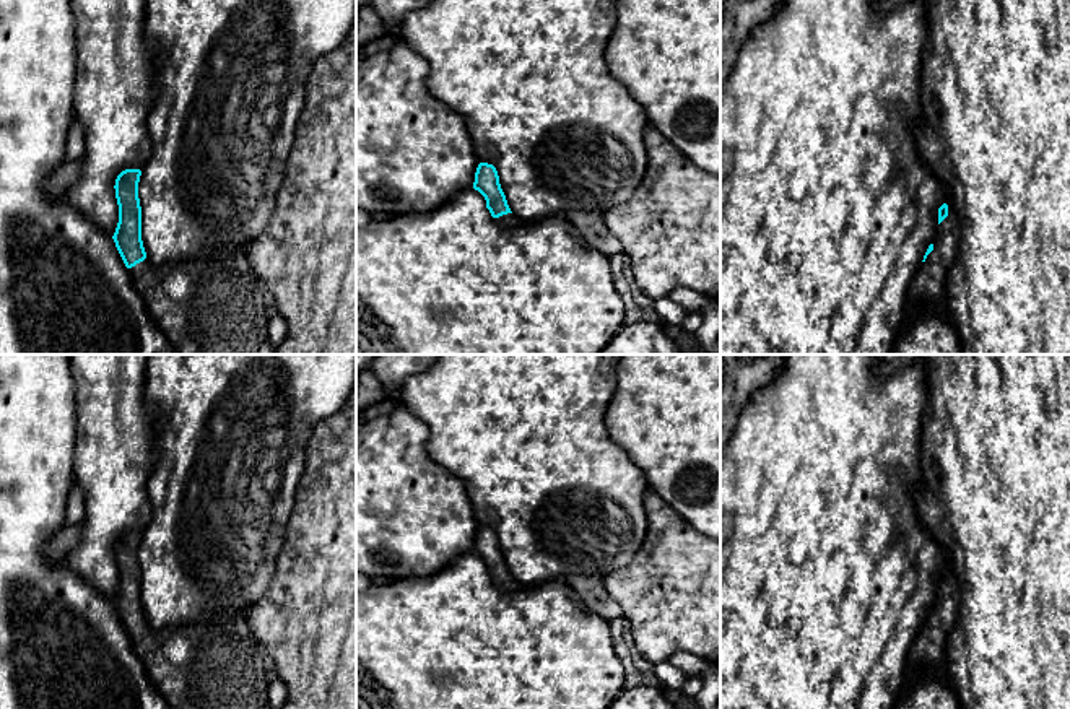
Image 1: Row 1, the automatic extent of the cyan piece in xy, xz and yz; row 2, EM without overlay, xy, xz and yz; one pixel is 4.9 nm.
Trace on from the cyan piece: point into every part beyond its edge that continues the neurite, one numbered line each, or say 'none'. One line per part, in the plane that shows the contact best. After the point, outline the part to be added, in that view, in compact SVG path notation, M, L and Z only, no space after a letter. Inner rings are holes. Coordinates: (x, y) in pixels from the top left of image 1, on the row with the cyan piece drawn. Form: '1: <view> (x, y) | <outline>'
1: yz (927, 288) | M948 200L948 216L938 224L933 250L917 268L907 294L907 307L938 306L946 309L945 280L951 268L959 244L959 218Z

